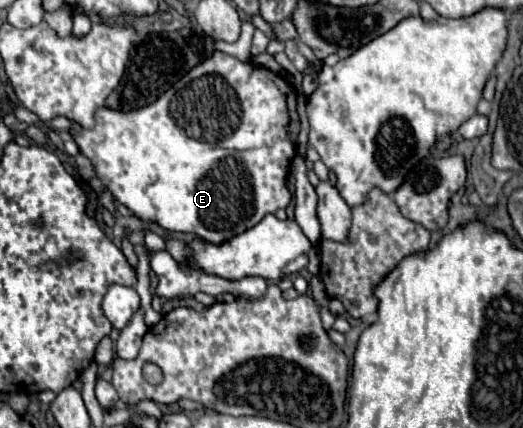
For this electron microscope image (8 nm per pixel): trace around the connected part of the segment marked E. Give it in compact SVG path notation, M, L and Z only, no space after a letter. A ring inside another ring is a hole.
M216 51L210 59L196 65L190 73L186 73L186 77L182 77L182 81L174 83L166 93L162 93L162 97L158 97L158 101L154 101L154 105L146 105L146 109L132 109L130 113L118 113L116 109L100 107L96 111L94 119L96 119L96 125L92 129L82 129L82 125L78 125L76 121L70 121L72 123L70 135L74 137L76 145L80 145L80 151L90 159L98 179L112 191L112 195L120 203L124 203L144 223L152 221L152 223L164 227L166 231L192 233L196 237L200 237L202 241L220 245L220 243L228 241L230 237L254 227L258 221L262 221L264 215L276 213L278 209L286 209L286 205L292 199L290 191L286 187L286 175L288 175L290 161L296 155L296 137L298 137L298 129L300 129L300 121L296 115L296 91L290 87L290 83L272 75L268 69L264 69L252 61L244 63L232 55Z

